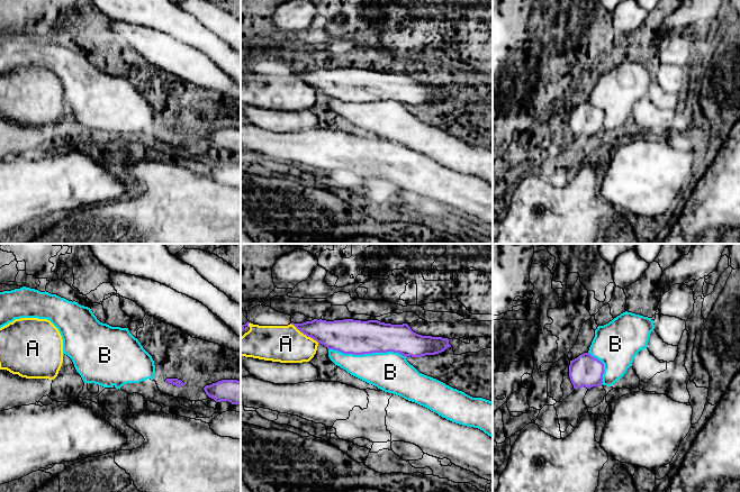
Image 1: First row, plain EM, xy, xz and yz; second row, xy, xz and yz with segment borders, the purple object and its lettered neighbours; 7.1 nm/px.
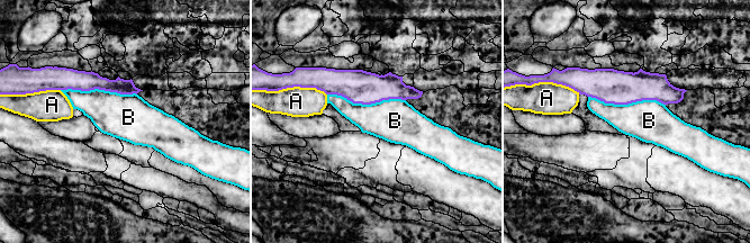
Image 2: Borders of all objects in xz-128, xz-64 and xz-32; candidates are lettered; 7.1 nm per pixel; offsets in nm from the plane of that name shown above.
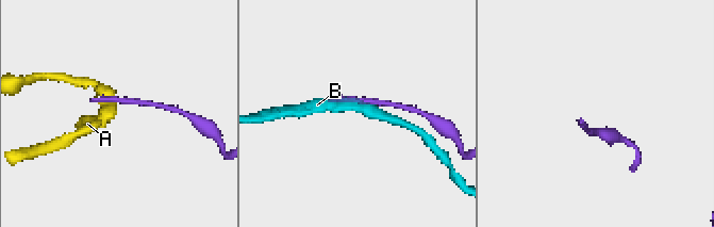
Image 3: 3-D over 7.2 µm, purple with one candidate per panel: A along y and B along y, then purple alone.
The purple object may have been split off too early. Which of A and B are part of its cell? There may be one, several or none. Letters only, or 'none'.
none

